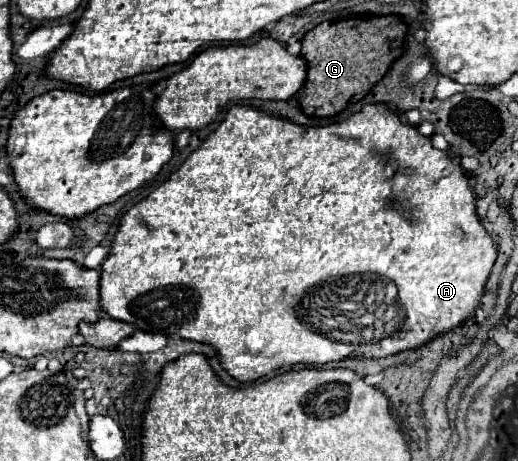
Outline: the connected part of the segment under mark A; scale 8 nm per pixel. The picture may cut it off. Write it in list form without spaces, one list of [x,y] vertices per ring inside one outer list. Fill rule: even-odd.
[[[384,103],[364,105],[360,113],[322,127],[306,127],[250,105],[234,105],[228,109],[216,131],[210,133],[208,139],[200,145],[200,149],[196,149],[168,181],[164,181],[156,191],[152,191],[144,201],[134,205],[122,217],[112,251],[102,263],[102,309],[112,319],[132,323],[142,331],[180,335],[184,339],[210,343],[220,353],[222,367],[242,383],[256,381],[260,377],[272,375],[278,369],[298,363],[324,365],[348,357],[390,357],[426,345],[434,337],[456,329],[478,311],[482,293],[486,291],[486,281],[498,257],[498,249],[494,237],[480,223],[474,199],[476,197],[470,187],[470,177],[464,167],[454,161],[448,151],[436,149],[430,143],[430,137],[420,135],[416,125],[402,121],[402,113],[390,109]],[[398,175],[408,175],[402,193],[396,193]],[[390,281],[396,285],[398,301],[402,305],[402,309],[392,309],[398,315],[396,325],[392,323],[392,311],[388,305],[384,305],[384,289]]]

